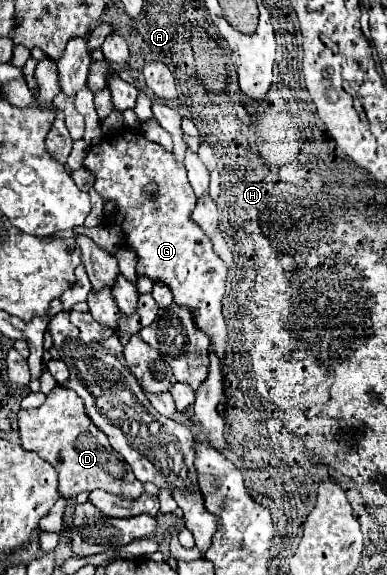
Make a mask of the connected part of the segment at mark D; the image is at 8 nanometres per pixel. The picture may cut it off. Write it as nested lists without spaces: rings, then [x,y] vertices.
[[[54,386],[42,406],[20,410],[18,432],[24,450],[36,452],[56,468],[58,490],[66,498],[74,498],[80,492],[92,492],[96,488],[124,496],[128,500],[134,500],[144,492],[144,486],[132,474],[130,464],[118,452],[114,452],[114,448],[108,444],[108,436],[104,436],[104,432],[100,432],[100,428],[88,420],[80,396],[64,386]]]

